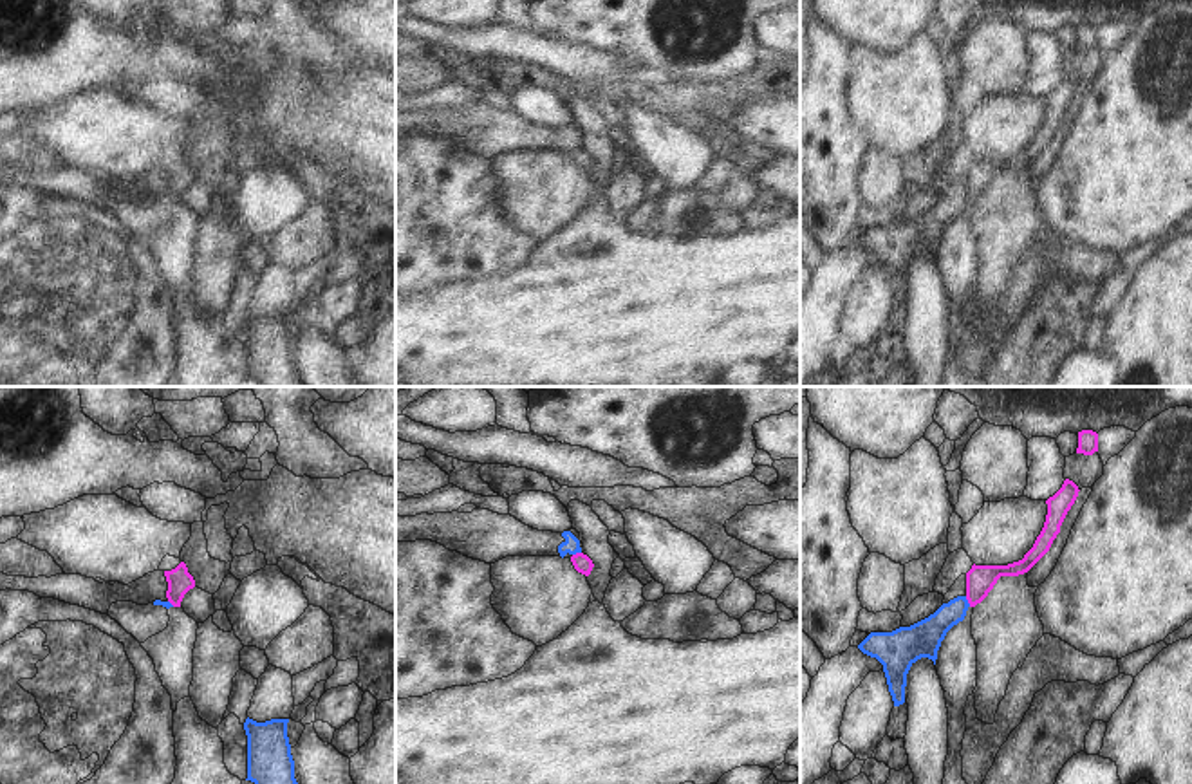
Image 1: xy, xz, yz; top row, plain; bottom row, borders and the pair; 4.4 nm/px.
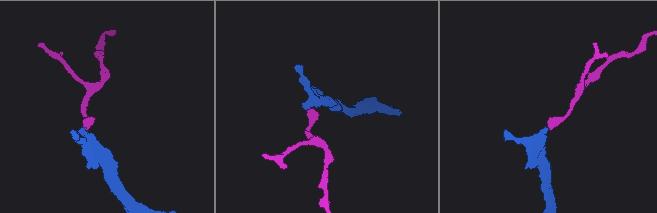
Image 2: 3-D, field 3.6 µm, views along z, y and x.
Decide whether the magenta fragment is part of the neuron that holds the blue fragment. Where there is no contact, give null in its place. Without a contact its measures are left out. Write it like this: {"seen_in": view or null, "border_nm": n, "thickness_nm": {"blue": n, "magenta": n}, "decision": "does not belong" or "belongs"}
{"seen_in": "yz", "border_nm": 50, "thickness_nm": {"blue": 160, "magenta": 130}, "decision": "does not belong"}

